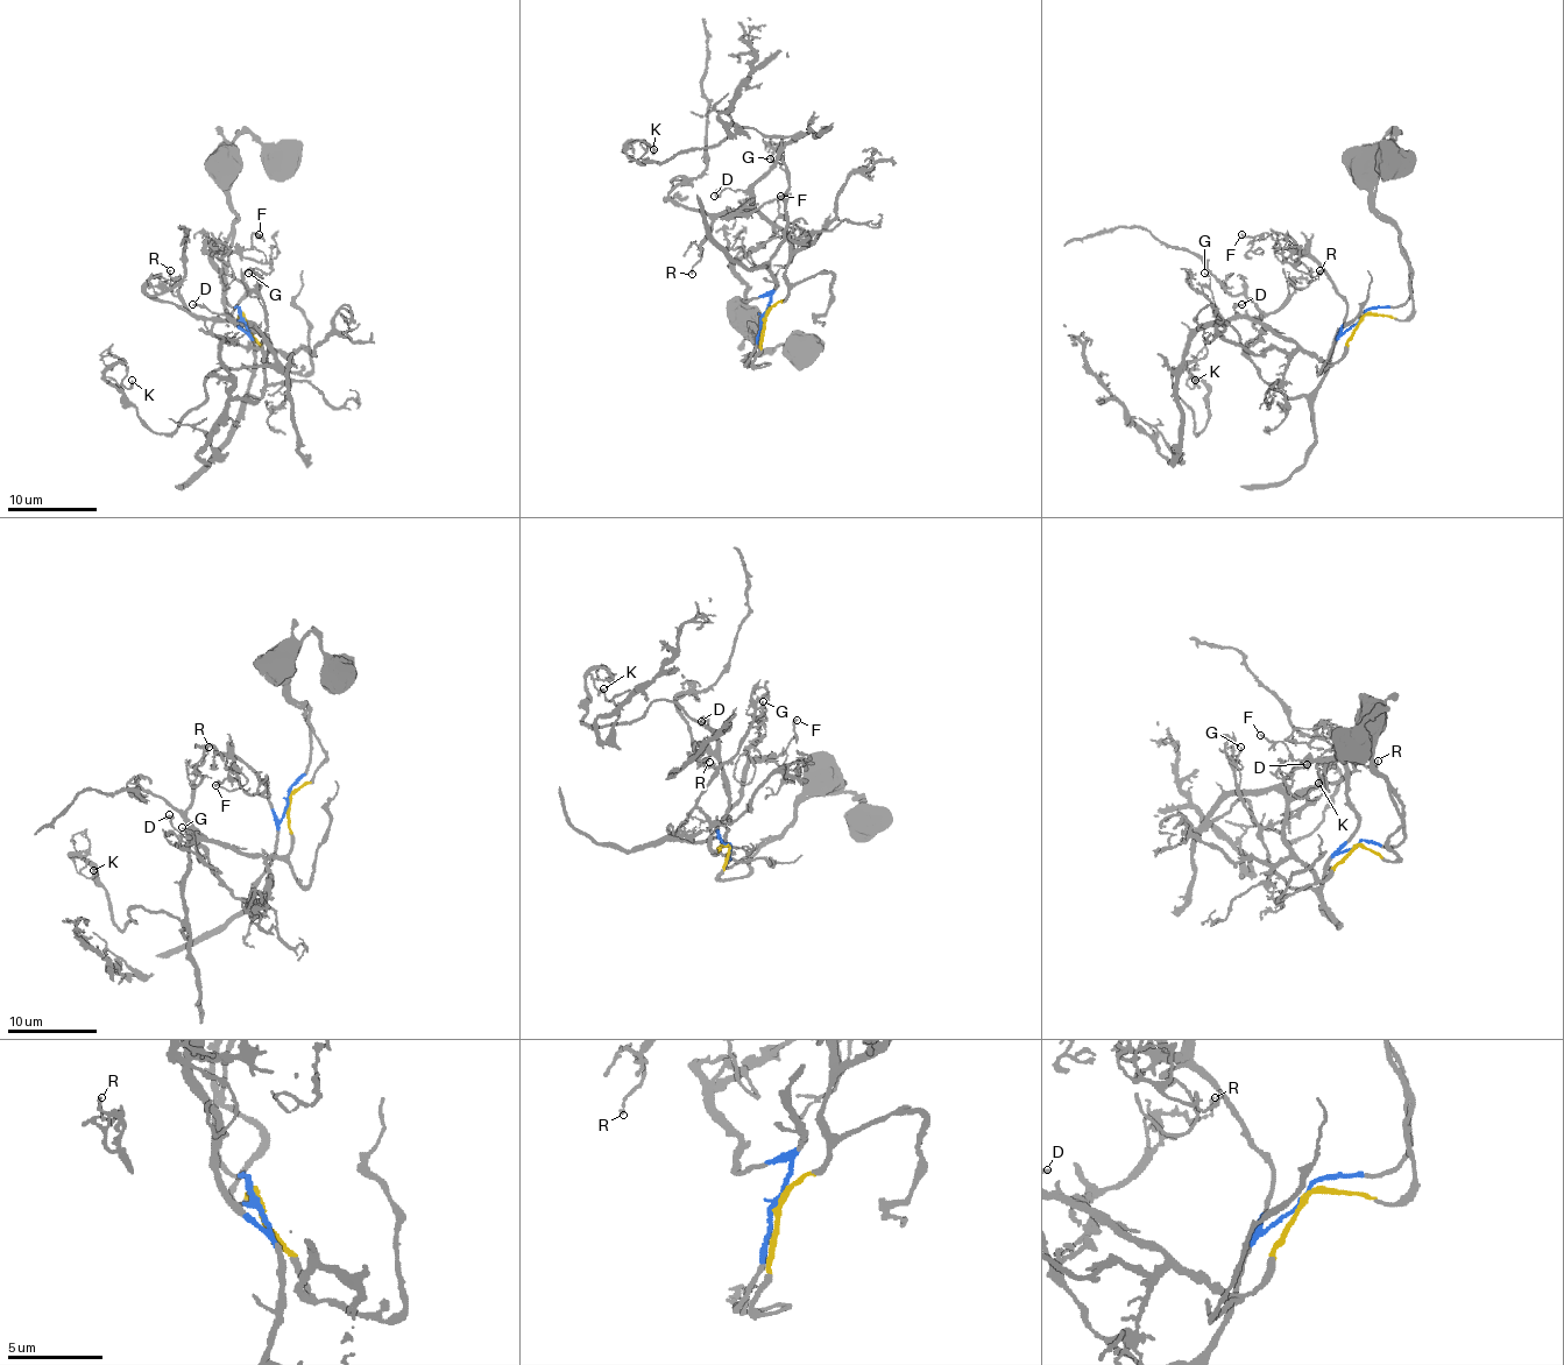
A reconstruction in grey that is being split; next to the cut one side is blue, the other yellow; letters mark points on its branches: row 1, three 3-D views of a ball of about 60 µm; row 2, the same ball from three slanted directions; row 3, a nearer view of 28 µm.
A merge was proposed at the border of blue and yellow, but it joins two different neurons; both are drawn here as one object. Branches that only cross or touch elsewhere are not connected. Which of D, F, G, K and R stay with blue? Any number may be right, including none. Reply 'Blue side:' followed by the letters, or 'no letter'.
Blue side: F, G

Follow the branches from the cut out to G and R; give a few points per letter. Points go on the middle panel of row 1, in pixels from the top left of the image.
G: (765, 316), (765, 306), (775, 291), (770, 255), (782, 240), (787, 175), (782, 163), (770, 158)
R: (765, 316), (787, 294), (787, 238), (756, 213), (719, 217), (700, 243), (700, 260), (692, 273)

